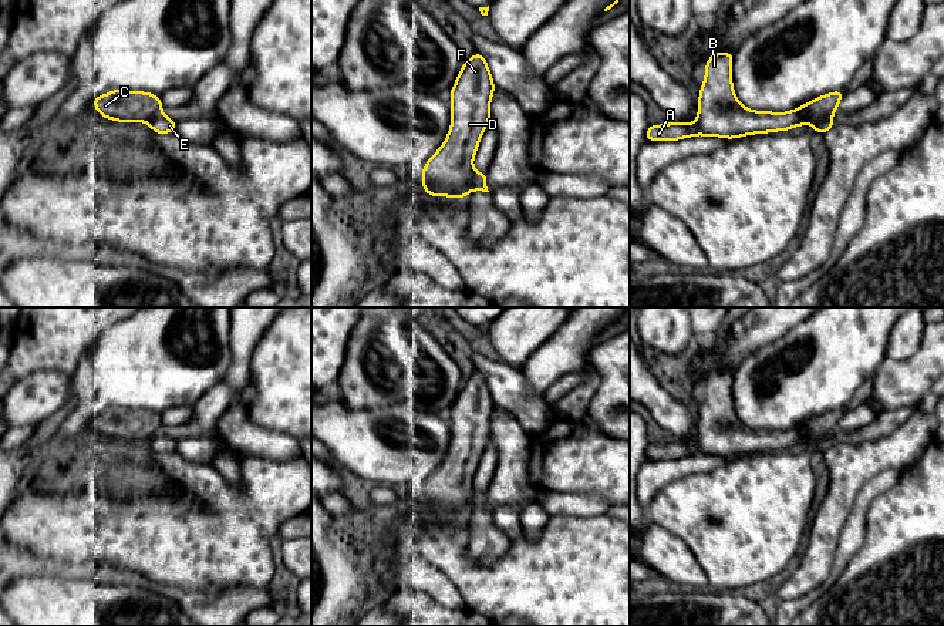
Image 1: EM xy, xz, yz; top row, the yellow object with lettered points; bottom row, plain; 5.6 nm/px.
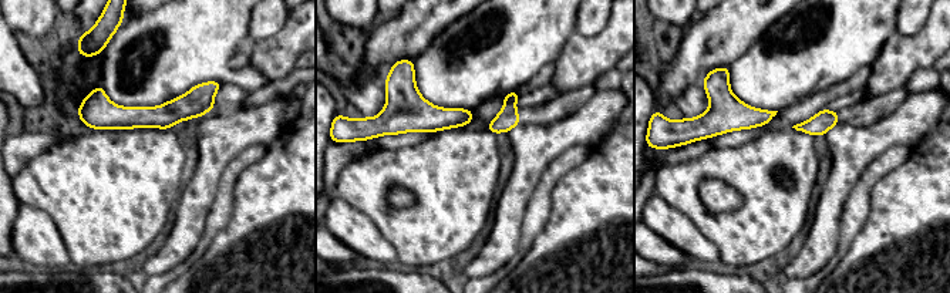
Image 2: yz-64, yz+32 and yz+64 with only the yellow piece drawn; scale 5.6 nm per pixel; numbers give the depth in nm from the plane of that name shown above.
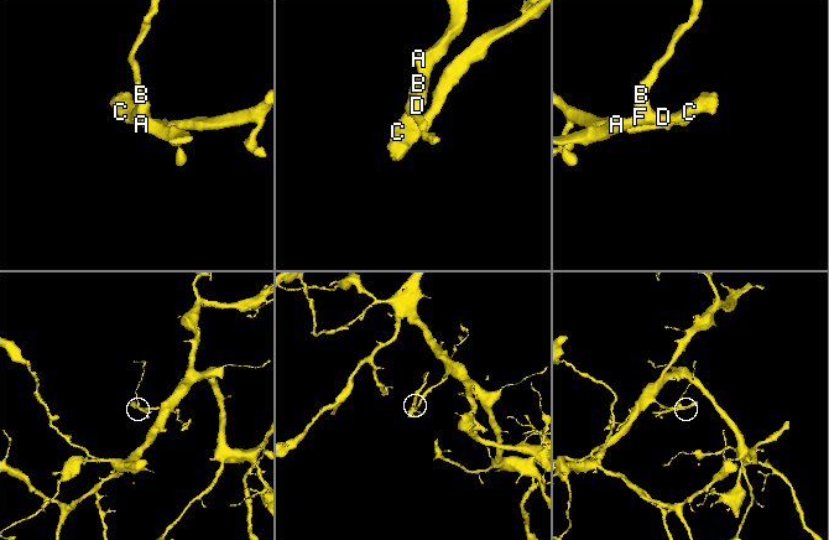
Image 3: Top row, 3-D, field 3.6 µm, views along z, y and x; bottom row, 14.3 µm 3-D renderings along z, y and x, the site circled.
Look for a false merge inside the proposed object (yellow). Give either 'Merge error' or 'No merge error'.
Merge error

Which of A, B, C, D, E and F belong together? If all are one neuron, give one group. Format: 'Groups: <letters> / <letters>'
Groups: A B C D F / E

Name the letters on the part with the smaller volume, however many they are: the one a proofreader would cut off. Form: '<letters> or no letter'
A, B, C, D, F

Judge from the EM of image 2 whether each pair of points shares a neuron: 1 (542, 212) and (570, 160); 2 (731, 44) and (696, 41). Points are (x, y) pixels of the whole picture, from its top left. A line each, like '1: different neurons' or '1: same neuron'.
1: same neuron
2: same neuron

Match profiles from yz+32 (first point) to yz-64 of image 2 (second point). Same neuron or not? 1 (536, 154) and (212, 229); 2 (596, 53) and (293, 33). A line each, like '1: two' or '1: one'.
1: two
2: one

